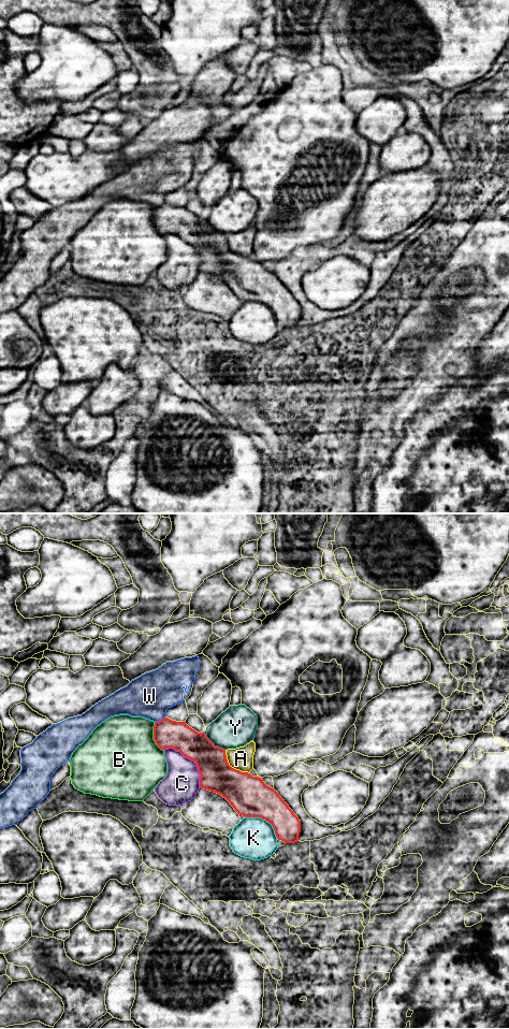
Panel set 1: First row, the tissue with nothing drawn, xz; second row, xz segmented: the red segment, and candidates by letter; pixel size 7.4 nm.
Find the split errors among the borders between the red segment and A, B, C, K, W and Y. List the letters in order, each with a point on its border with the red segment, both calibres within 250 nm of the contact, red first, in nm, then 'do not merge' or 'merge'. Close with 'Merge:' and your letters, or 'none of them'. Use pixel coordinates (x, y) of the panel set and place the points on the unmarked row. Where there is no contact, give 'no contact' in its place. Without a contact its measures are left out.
A: xz (231, 251) | 300/180 nm | do not merge
B: xz (154, 220) | 200/480 nm | do not merge
C: xz (191, 244) | 240/260 nm | do not merge
K: xz (264, 303) | 300/320 nm | do not merge
W: xz (161, 204) | 200/320 nm | do not merge
Y: xz (213, 228) | 240/300 nm | do not merge
Merge: none of them

